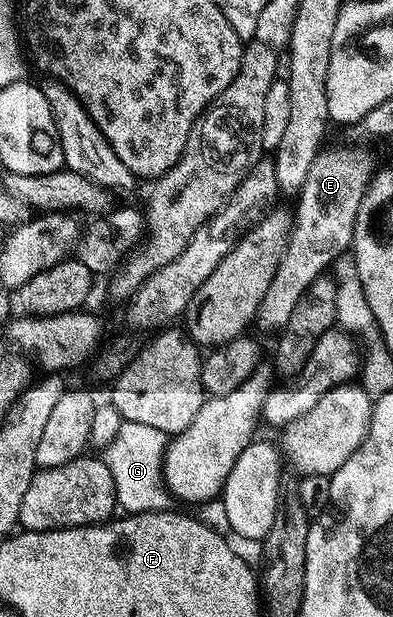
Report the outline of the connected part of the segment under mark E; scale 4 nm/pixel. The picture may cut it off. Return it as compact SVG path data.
M332 150L329 154L320 152L317 155L295 199L296 227L292 226L287 231L285 252L270 282L270 288L258 305L255 328L257 326L262 333L272 335L283 331L298 300L302 300L316 278L328 270L327 266L339 254L349 253L358 208L373 175L372 158L364 150Z

